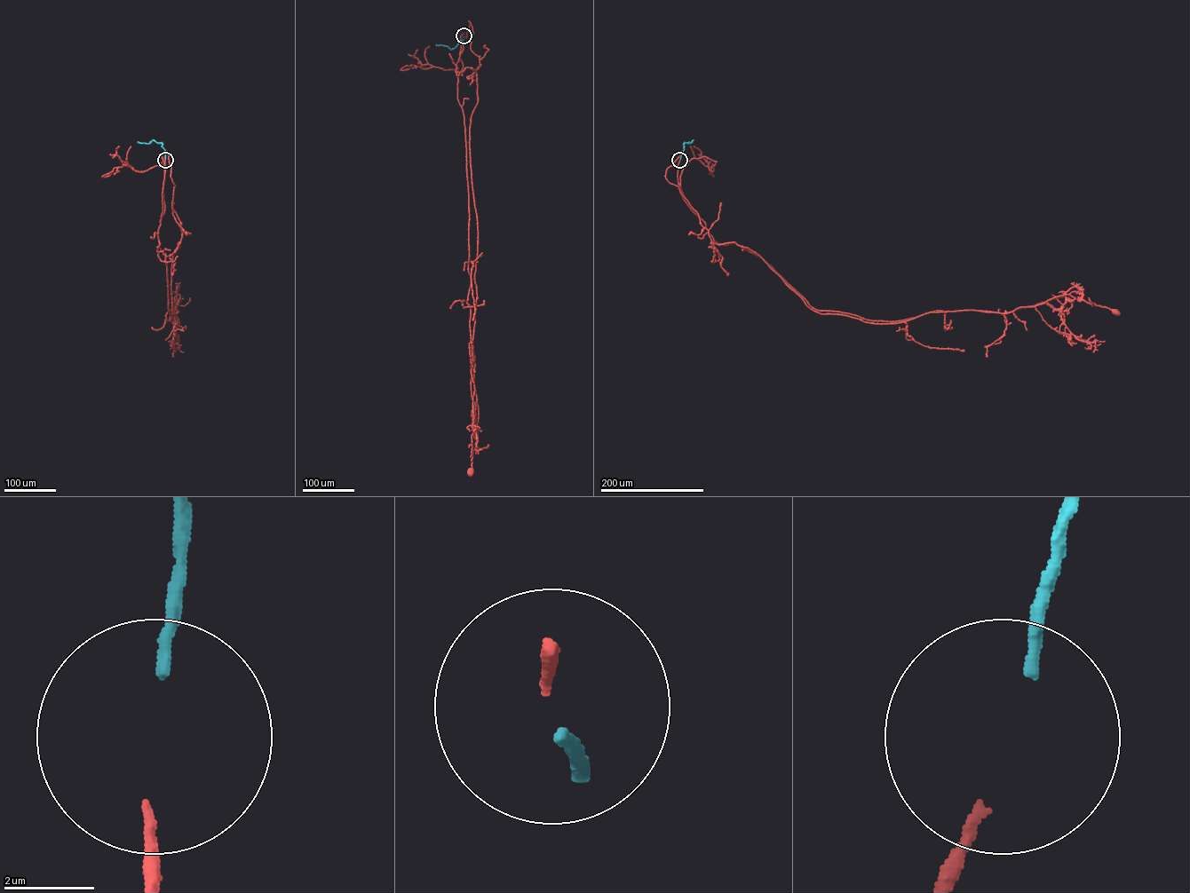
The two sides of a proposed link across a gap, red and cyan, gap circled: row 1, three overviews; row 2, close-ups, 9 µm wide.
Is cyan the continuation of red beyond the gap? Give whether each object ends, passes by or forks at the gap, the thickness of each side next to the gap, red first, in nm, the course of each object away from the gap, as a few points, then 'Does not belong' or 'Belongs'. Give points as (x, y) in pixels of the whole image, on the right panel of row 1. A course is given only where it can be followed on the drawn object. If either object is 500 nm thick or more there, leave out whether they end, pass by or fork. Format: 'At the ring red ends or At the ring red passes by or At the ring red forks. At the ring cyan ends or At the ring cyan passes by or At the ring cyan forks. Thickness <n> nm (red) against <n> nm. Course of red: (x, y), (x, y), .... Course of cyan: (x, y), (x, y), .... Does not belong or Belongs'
At the ring red ends. At the ring cyan ends. Thickness 220 nm (red) against 280 nm. Course of red: (679, 161), (679, 192), (713, 241), (760, 256), (818, 310), (895, 321), (1010, 312), (1069, 295), (1114, 312). Course of cyan: (680, 159), (684, 143), (689, 142). Belongs

